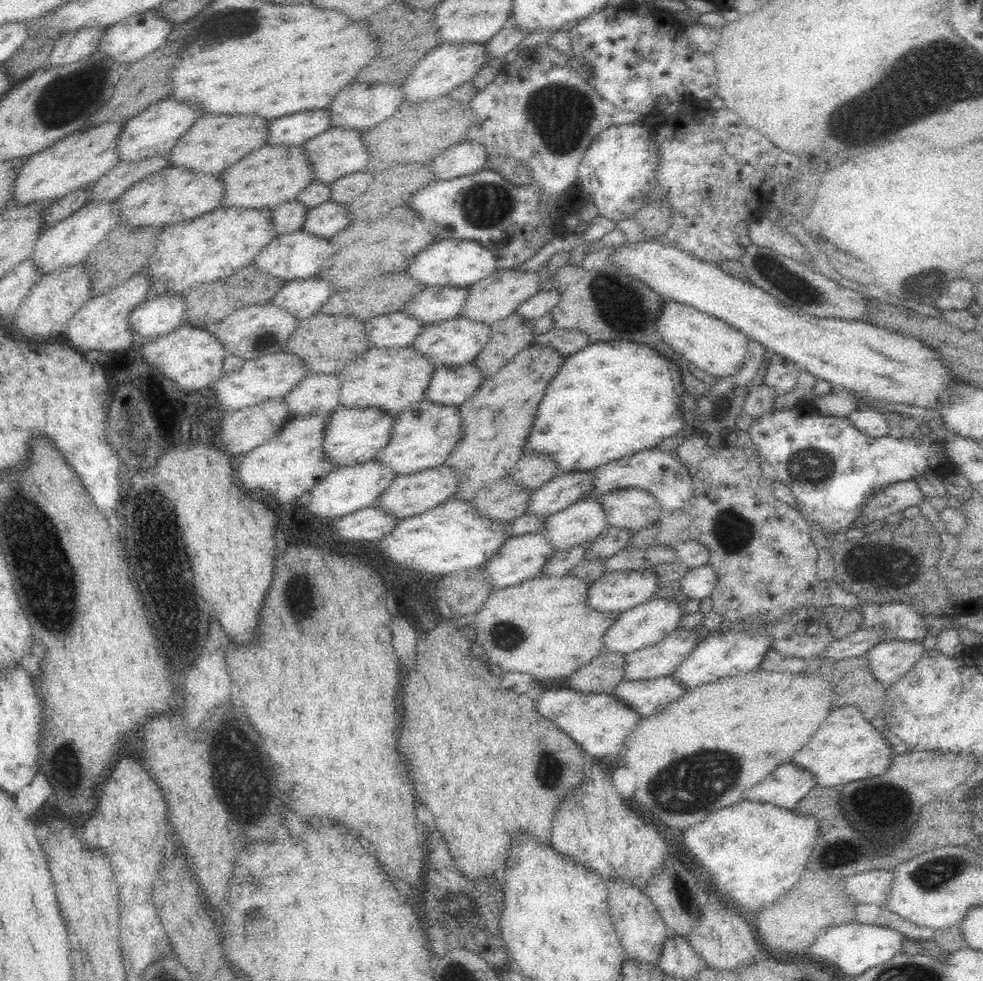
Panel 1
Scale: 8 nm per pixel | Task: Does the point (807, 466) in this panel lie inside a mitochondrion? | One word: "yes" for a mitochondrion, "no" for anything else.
yes

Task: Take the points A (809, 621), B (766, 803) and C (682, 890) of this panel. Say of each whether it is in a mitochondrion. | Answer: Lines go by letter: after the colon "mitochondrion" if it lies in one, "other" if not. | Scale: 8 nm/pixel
A: other
B: other
C: other

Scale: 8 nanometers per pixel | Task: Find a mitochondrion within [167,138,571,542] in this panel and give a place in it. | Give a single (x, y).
(486, 206)

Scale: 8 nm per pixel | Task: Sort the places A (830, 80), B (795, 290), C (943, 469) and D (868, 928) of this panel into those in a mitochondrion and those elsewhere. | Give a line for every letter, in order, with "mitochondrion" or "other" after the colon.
A: other
B: mitochondrion
C: other
D: other

